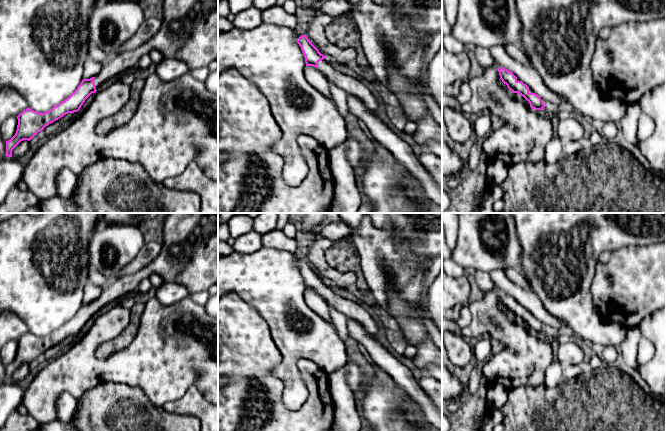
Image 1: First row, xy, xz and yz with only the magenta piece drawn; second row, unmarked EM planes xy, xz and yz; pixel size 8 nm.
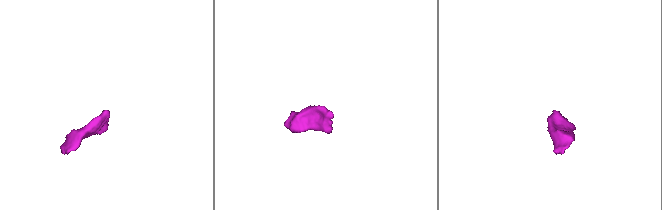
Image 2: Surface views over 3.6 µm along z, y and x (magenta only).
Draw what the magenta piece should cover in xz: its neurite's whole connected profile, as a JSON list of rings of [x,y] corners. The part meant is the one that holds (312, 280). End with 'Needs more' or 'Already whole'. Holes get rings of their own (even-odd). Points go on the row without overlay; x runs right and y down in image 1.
[[[306,259],[300,260],[297,263],[297,267],[303,276],[306,290],[313,290],[319,293],[330,308],[338,310],[347,319],[360,323],[369,334],[376,334],[380,330],[381,322],[372,309],[361,302],[340,296],[337,289],[321,278]]]. Needs more

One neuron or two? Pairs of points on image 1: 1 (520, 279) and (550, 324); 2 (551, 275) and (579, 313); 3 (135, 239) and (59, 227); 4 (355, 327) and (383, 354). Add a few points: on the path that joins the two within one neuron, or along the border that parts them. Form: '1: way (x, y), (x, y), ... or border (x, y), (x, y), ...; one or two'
1: border (507, 276), (514, 283), (531, 291); two
2: way (560, 284), (564, 288), (566, 296), (573, 304); one
3: border (97, 223), (90, 239), (88, 255); two
4: way (361, 334), (376, 349); one

